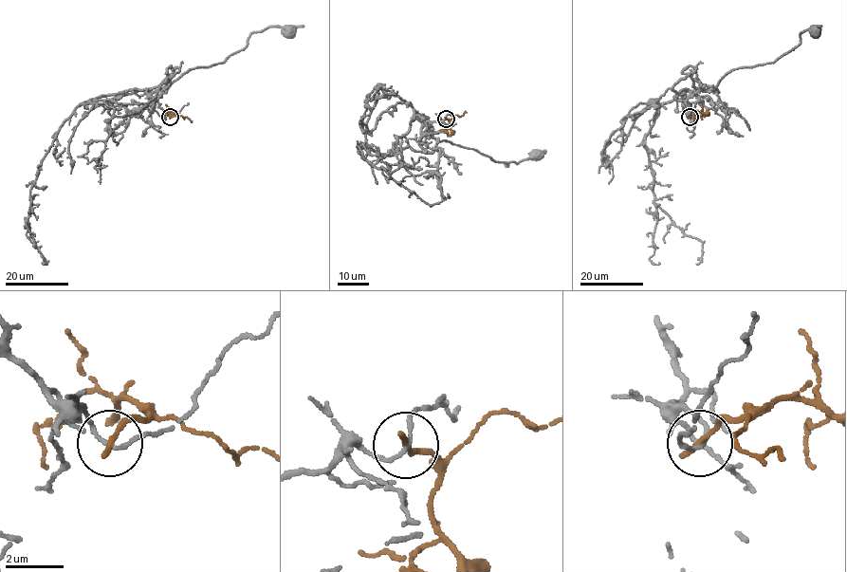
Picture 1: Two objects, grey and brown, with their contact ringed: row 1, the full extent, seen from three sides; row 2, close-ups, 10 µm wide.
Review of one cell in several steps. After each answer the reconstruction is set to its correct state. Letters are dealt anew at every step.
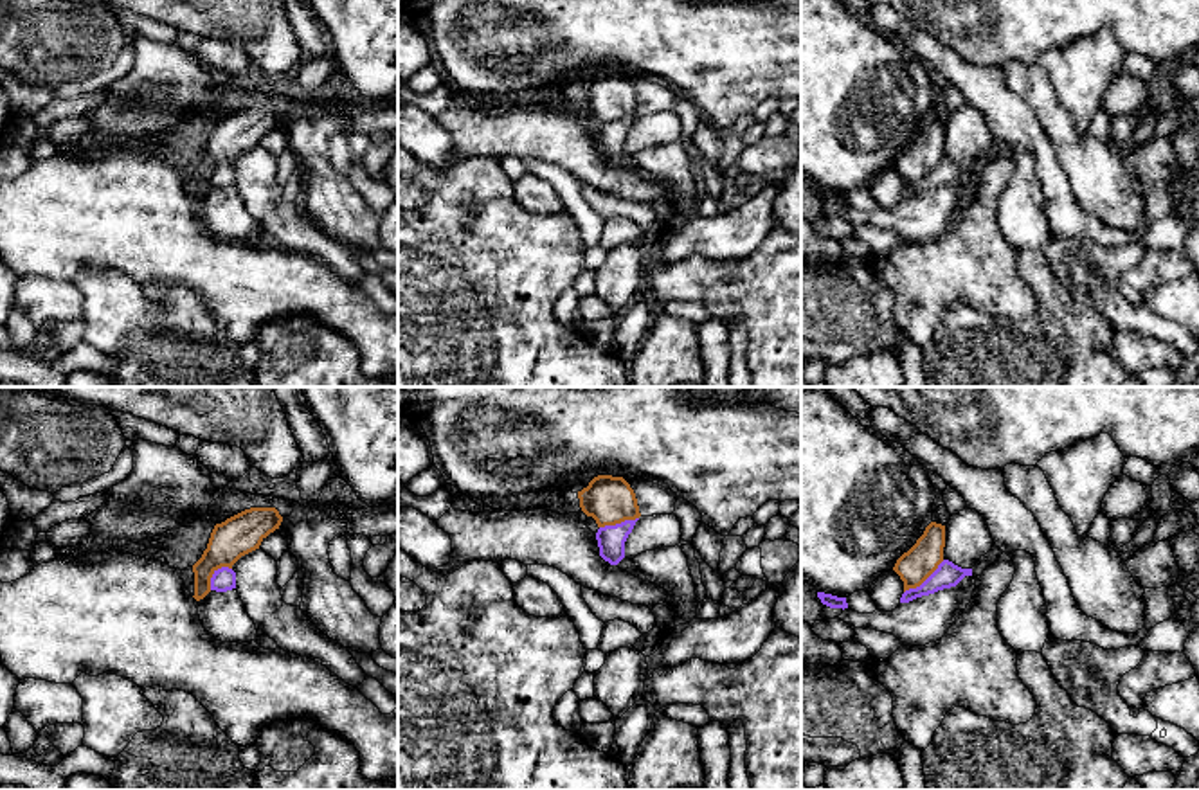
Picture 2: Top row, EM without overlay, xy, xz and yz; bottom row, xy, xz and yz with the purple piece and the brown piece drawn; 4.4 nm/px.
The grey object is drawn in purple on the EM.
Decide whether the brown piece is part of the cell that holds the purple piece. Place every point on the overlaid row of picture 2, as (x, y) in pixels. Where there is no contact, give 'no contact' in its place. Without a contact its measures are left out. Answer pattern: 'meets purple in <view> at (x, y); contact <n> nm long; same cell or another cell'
meets purple in yz at (926, 580); contact 240 nm long; another cell

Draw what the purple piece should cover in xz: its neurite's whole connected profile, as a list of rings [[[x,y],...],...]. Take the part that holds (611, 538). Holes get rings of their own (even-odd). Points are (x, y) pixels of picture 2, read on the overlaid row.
[[[625,520],[616,525],[600,527],[596,533],[600,556],[610,565],[618,565],[625,558],[625,542],[632,533],[636,520]]]

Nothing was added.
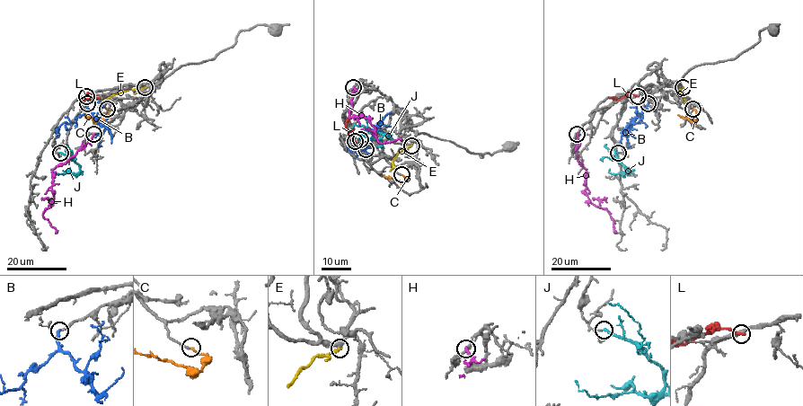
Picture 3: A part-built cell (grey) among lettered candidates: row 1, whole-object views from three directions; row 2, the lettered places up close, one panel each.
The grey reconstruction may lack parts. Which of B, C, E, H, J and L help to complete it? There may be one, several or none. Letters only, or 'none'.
C, E

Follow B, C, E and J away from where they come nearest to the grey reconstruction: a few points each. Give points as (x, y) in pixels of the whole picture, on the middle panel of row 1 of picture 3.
B: (365, 149), (366, 145), (364, 150), (351, 147), (357, 156)
C: (401, 175), (408, 176), (404, 182), (383, 175)
E: (410, 145), (397, 153), (390, 171)
J: (360, 139), (375, 131), (386, 134), (378, 140), (362, 136), (358, 137)

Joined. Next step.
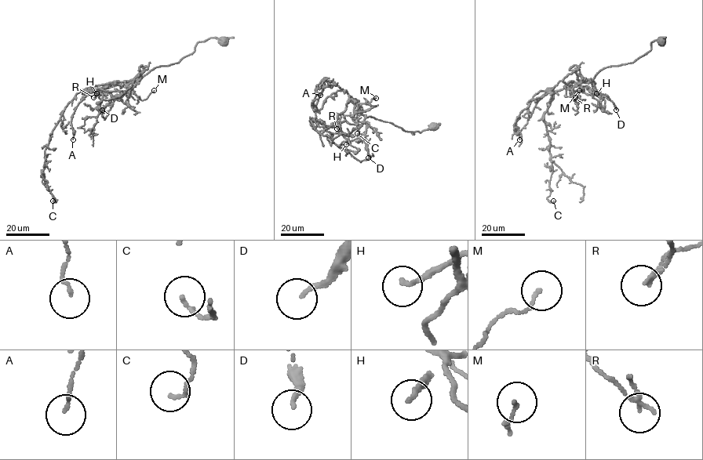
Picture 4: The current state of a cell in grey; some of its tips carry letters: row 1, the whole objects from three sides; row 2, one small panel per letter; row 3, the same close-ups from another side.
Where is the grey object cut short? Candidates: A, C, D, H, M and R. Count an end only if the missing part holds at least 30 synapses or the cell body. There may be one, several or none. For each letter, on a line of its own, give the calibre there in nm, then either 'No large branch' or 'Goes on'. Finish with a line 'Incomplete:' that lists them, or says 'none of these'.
A: Thickness 120 nm. No large branch
C: Thickness 130 nm. No large branch
D: Thickness 160 nm. Goes on
H: Thickness 170 nm. Goes on
M: Thickness 110 nm. No large branch
R: Thickness 180 nm. No large branch
Incomplete: D, H

